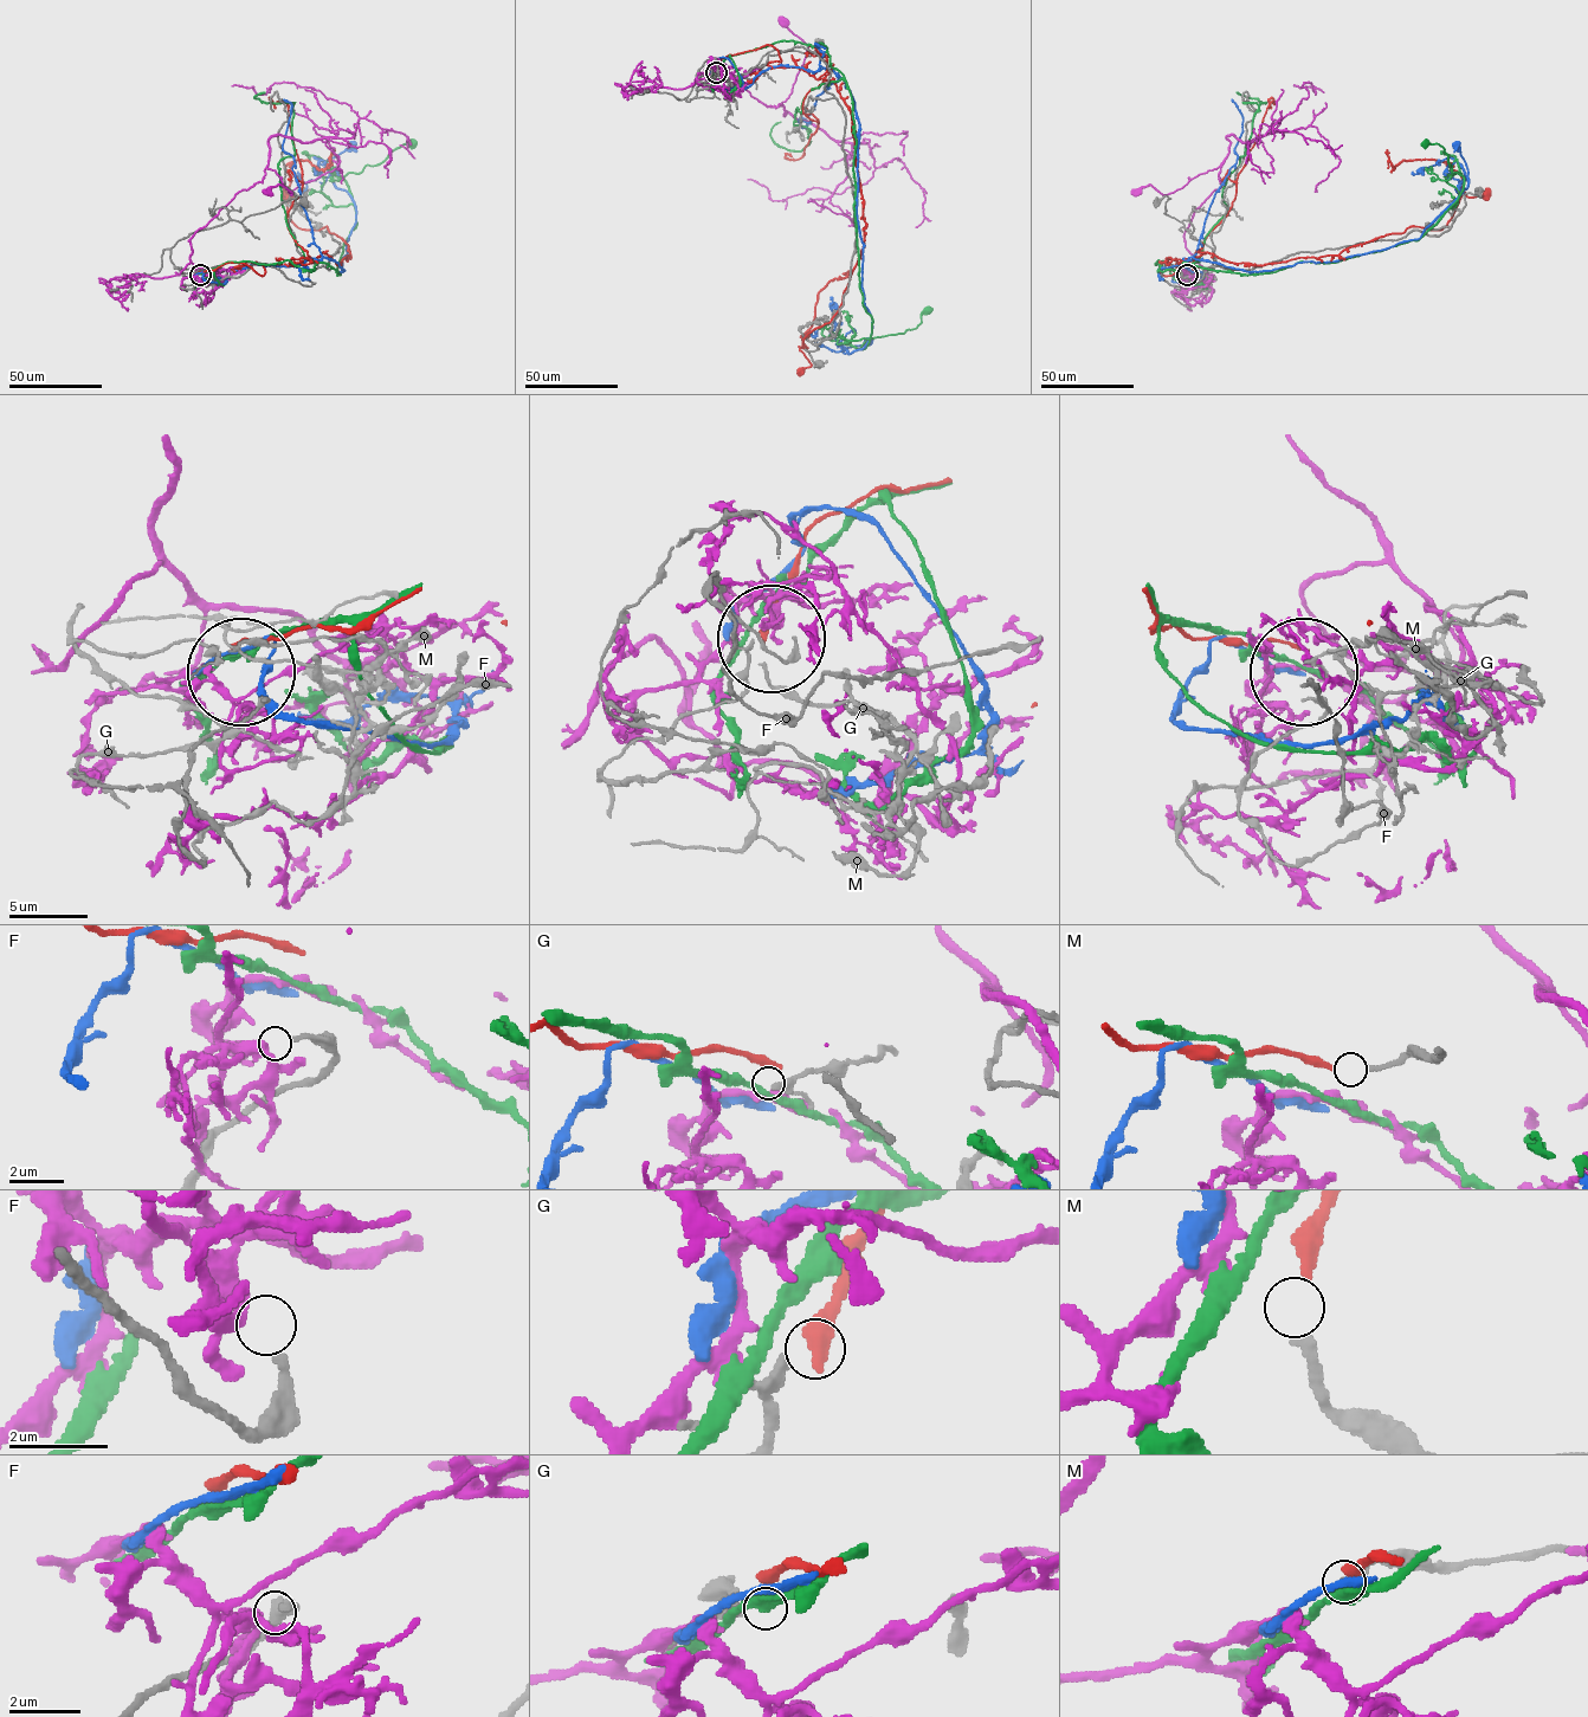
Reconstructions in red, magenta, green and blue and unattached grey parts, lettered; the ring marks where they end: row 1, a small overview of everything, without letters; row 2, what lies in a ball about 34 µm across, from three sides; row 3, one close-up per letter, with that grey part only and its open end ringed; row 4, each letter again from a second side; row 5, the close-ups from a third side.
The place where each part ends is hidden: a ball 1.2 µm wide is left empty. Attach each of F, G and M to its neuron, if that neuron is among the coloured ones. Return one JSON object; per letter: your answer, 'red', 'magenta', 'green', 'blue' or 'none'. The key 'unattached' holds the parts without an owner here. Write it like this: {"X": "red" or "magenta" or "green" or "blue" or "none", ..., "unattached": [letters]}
{"F": "none", "G": "none", "M": "red", "unattached": ["F", "G"]}

